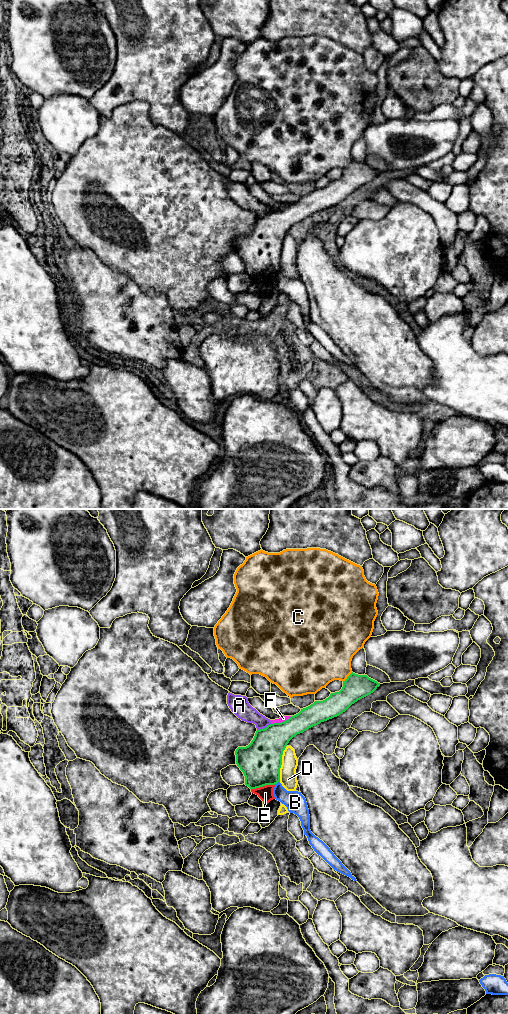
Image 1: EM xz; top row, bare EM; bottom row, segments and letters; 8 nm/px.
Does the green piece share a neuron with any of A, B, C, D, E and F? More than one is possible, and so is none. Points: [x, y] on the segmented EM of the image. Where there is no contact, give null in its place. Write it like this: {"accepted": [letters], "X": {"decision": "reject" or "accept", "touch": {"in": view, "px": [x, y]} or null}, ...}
{"accepted": [], "A": {"decision": "reject", "touch": {"in": "xz", "px": [264, 728]}}, "B": {"decision": "reject", "touch": {"in": "xz", "px": [276, 783]}}, "C": {"decision": "reject", "touch": {"in": "xz", "px": [347, 677]}}, "D": {"decision": "reject", "touch": {"in": "xz", "px": [281, 764]}}, "E": {"decision": "reject", "touch": {"in": "xz", "px": [262, 786]}}, "F": {"decision": "reject", "touch": {"in": "xz", "px": [281, 722]}}}

